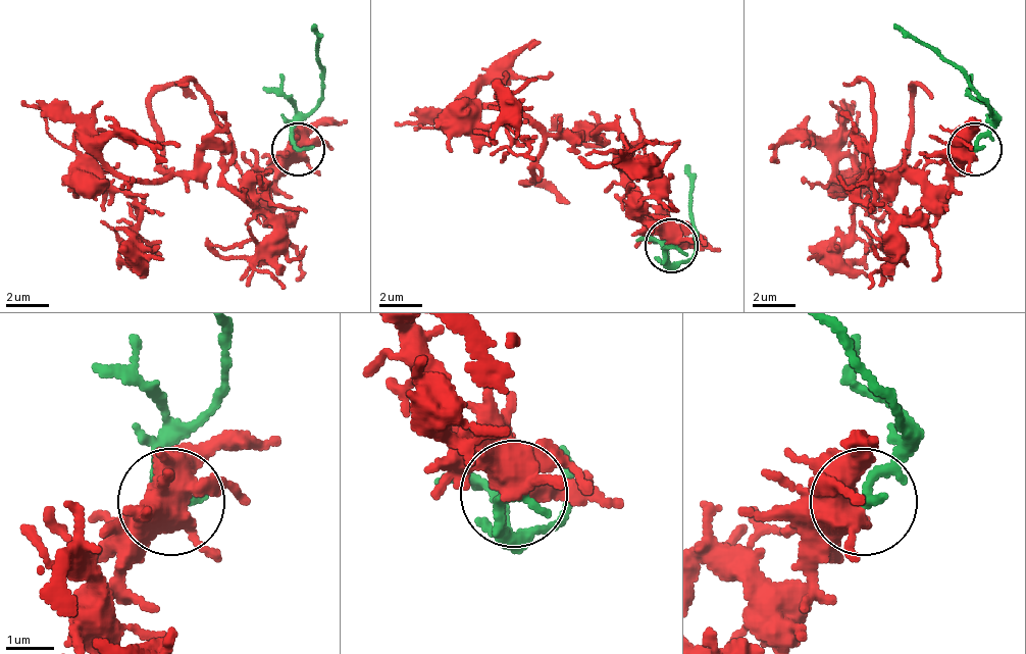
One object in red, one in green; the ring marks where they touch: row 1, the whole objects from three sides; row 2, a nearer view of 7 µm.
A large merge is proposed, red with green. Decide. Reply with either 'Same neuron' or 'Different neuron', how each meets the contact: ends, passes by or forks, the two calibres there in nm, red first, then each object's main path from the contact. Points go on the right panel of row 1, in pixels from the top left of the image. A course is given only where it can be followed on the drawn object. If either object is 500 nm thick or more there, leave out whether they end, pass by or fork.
Same neuron. At the ring red forks. At the ring green passes by. Thickness 400 nm (red) against 180 nm. Course of red: (971, 148), (938, 185), (869, 201), (863, 148), (863, 174), (836, 174), (858, 260), (858, 222). Course of green: (976, 148), (992, 120), (981, 94), (895, 24)

